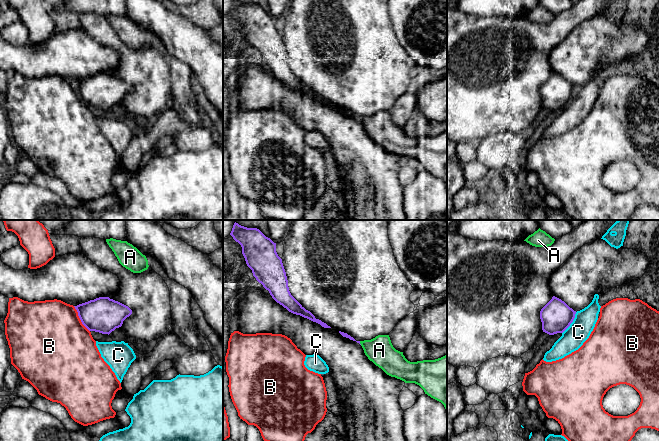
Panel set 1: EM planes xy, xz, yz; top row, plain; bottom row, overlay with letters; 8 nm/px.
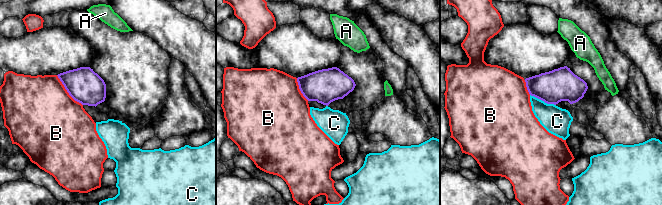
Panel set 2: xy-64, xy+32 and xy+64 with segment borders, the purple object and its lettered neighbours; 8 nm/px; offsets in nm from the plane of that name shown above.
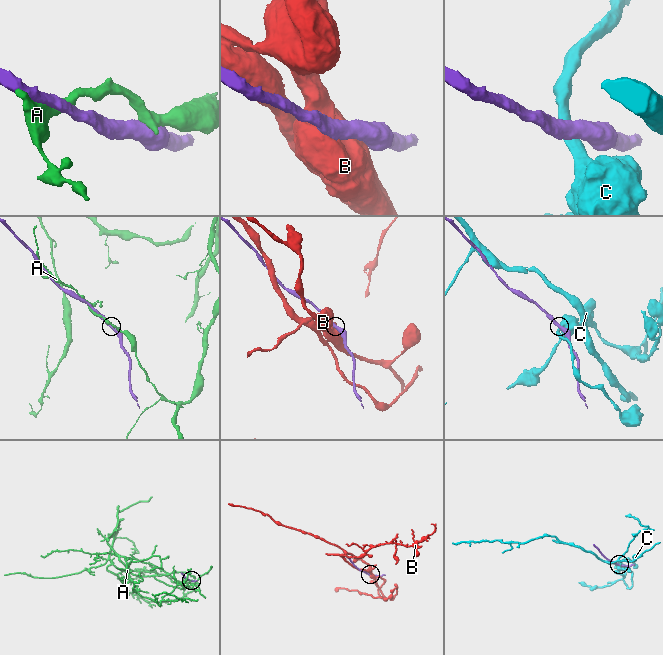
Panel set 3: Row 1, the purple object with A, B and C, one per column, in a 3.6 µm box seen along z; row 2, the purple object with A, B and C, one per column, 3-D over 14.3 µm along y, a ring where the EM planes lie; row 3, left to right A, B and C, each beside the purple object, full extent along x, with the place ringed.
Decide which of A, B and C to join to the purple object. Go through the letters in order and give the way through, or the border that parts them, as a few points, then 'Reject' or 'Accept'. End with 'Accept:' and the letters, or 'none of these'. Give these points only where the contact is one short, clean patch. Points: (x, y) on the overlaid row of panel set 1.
A: Reject
B: Boundary: xy (73, 306), (81, 323), (89, 331). Reject
C: Boundary: yz (576, 312), (573, 321), (562, 333). Reject
Accept: none of these

